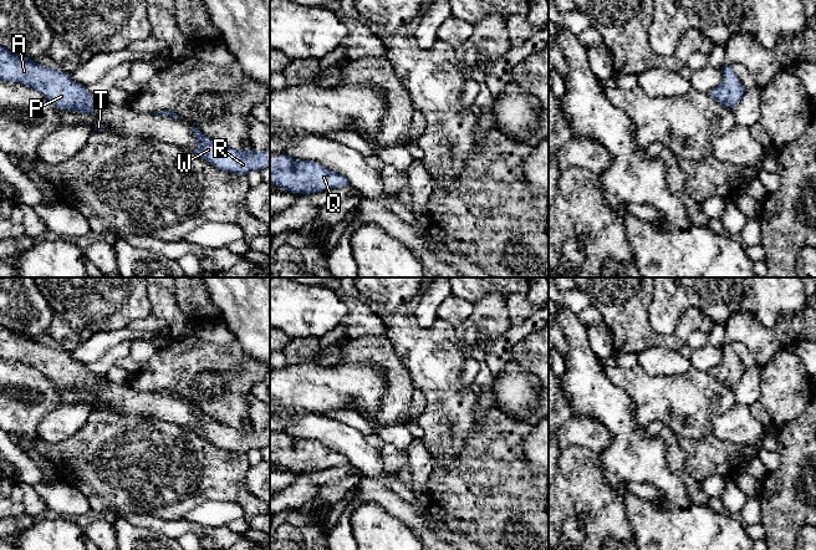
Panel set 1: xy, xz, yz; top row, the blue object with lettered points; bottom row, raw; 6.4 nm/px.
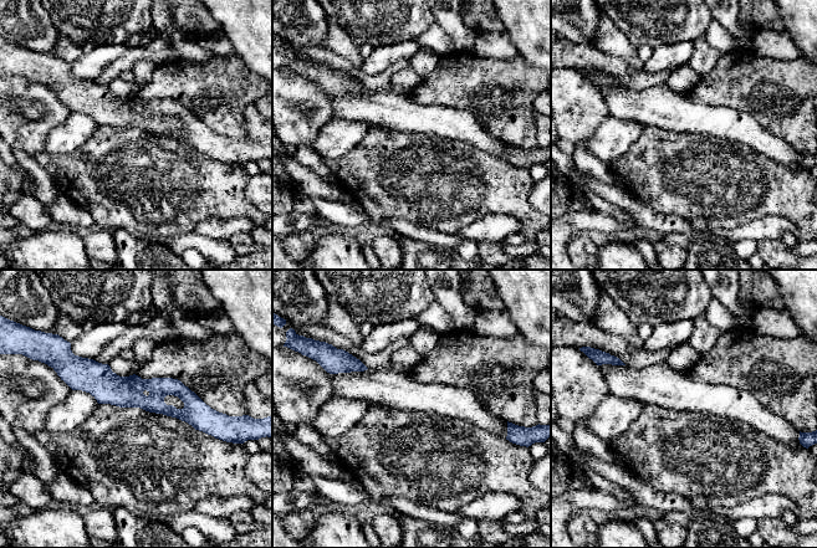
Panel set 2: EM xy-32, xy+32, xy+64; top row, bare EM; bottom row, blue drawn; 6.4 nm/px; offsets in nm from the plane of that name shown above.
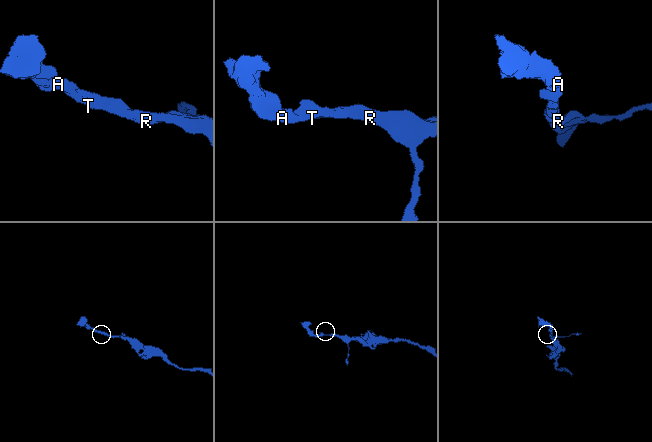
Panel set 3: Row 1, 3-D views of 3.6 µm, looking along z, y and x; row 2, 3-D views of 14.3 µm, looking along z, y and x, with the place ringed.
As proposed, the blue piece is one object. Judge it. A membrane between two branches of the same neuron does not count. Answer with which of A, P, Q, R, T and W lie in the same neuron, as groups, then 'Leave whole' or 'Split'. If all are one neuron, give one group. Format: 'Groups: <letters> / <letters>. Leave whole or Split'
Groups: A P Q R T W. Leave whole

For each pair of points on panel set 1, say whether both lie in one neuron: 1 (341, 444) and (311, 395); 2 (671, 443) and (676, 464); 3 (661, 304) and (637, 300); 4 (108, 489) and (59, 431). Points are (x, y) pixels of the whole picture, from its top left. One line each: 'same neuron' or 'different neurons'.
1: different neurons
2: same neuron
3: different neurons
4: different neurons

